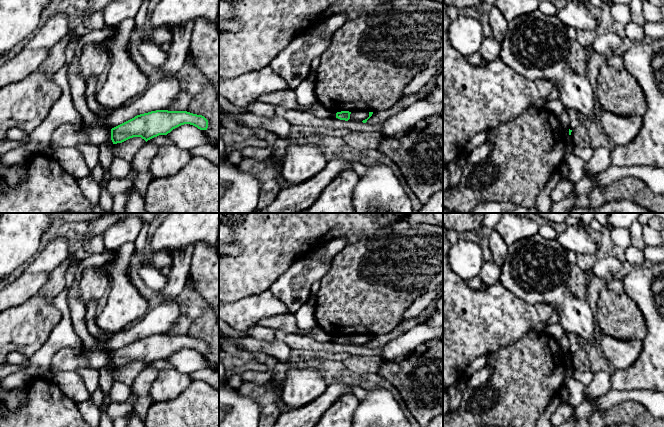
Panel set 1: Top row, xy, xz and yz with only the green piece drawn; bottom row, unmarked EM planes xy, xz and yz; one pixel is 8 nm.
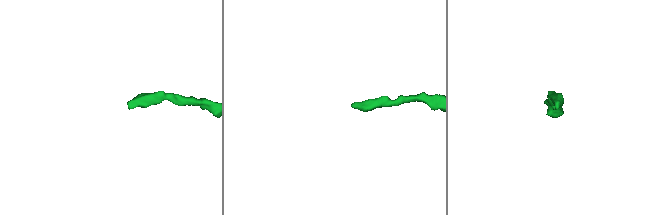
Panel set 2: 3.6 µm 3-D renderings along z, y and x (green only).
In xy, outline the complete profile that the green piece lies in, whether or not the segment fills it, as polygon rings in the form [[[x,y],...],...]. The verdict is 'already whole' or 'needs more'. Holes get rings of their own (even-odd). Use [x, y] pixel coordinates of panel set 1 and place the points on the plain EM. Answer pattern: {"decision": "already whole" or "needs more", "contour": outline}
{"decision": "already whole", "contour": [[[156,334],[137,339],[134,342],[112,352],[111,364],[113,368],[117,368],[133,361],[141,361],[147,366],[148,364],[159,359],[167,359],[173,353],[184,348],[193,349],[200,354],[207,354],[208,352],[208,344],[202,339],[193,338],[187,335]]]}

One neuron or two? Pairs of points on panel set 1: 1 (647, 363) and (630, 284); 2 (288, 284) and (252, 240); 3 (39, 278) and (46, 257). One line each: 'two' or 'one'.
1: one
2: two
3: two

